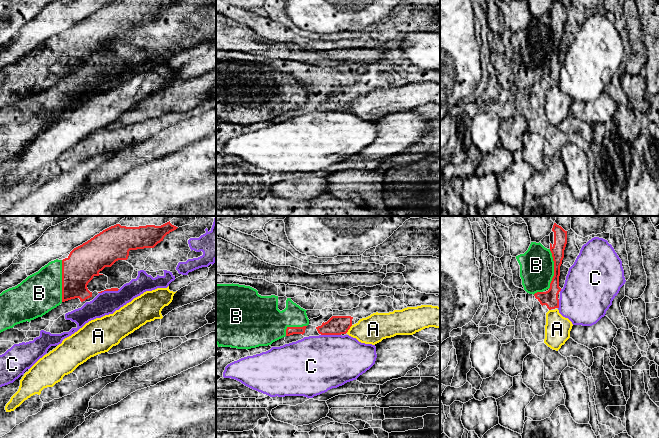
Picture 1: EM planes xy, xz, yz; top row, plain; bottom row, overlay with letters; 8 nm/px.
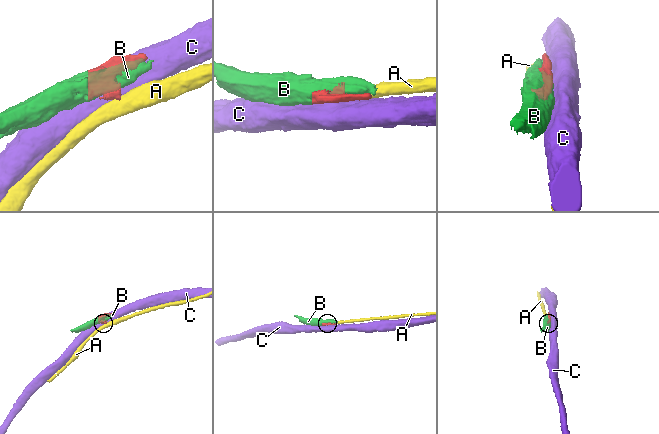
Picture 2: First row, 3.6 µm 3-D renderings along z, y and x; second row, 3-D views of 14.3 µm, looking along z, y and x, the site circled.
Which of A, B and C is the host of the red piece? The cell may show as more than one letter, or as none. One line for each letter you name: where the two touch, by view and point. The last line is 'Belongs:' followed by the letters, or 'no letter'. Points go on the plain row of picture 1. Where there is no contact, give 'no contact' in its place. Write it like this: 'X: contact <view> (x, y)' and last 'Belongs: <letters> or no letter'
B: contact xy (62, 57)
Belongs: B

